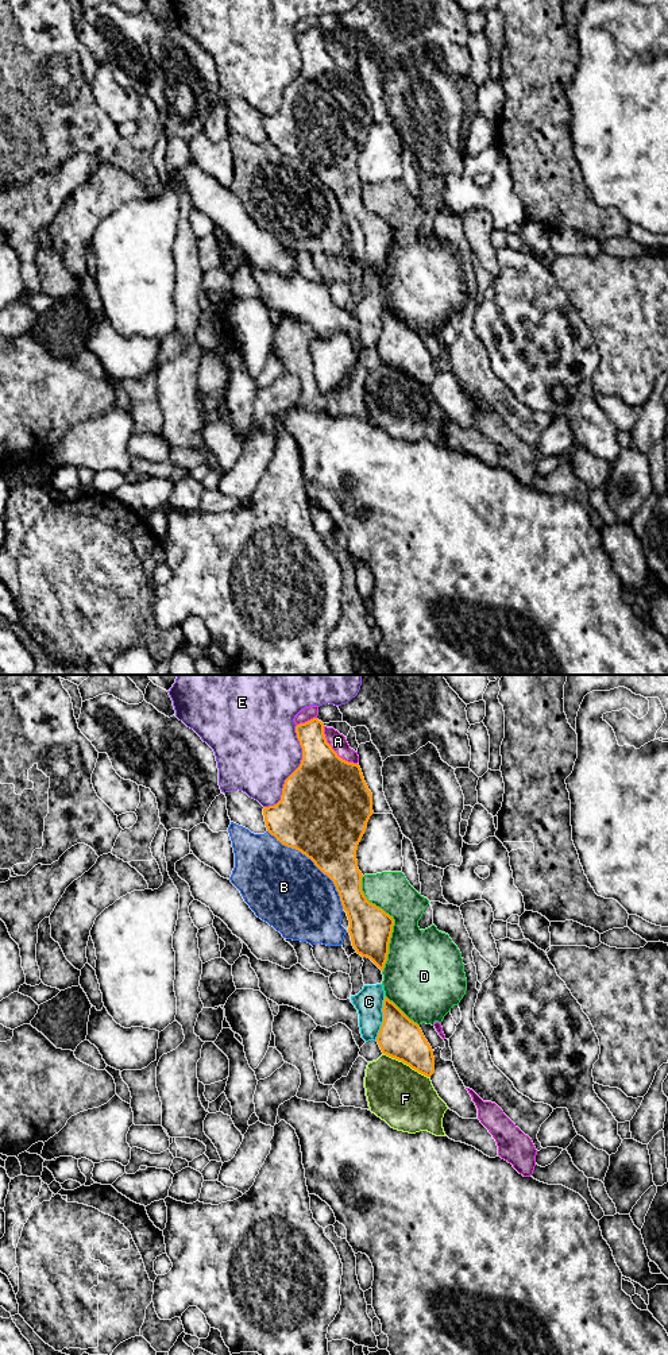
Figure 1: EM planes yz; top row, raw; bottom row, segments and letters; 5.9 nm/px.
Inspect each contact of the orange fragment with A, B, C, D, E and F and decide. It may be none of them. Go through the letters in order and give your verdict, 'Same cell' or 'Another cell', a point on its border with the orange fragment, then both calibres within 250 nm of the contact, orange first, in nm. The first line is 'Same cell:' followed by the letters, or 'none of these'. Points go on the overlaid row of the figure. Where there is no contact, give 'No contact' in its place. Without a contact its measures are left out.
Same cell: none of these
A: Another cell. Touches orange at yz (334, 751). Thickness 440 nm (orange) against 100 nm
B: Another cell. Touches orange at yz (313, 861). Thickness 460 nm (orange) against 460 nm
C: Another cell. Touches orange at yz (383, 1018). Thickness 240 nm (orange) against 170 nm
D: Another cell. Touches orange at yz (393, 922). Thickness 260 nm (orange) against 340 nm
E: Another cell. Touches orange at yz (296, 769). Thickness 500 nm (orange) against 480 nm
F: Another cell. Touches orange at yz (406, 1064). Thickness 240 nm (orange) against 360 nm

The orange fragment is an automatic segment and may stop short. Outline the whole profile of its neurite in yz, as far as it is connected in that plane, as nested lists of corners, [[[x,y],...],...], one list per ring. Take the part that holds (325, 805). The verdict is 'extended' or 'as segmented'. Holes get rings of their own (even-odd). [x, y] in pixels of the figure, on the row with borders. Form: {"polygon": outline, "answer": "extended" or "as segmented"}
{"polygon": [[[313,718],[300,723],[296,726],[296,733],[302,748],[302,760],[285,780],[281,800],[263,808],[267,831],[282,845],[310,858],[333,881],[350,920],[348,933],[354,949],[362,957],[370,958],[383,972],[394,919],[364,896],[363,875],[356,860],[358,845],[374,814],[372,794],[359,764],[343,760],[327,742],[321,721]]], "answer": "as segmented"}

